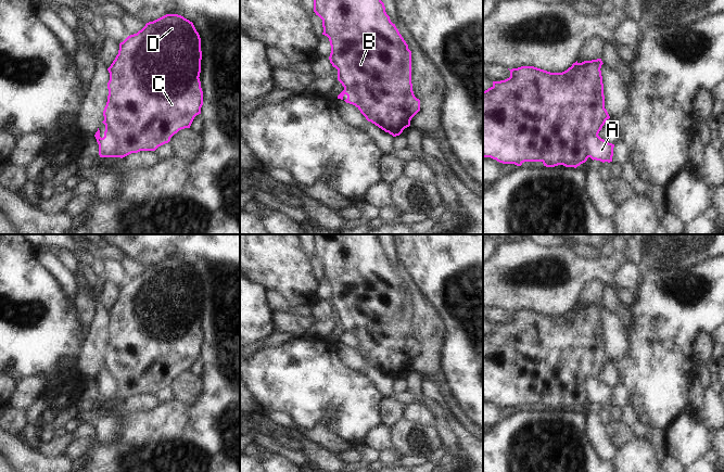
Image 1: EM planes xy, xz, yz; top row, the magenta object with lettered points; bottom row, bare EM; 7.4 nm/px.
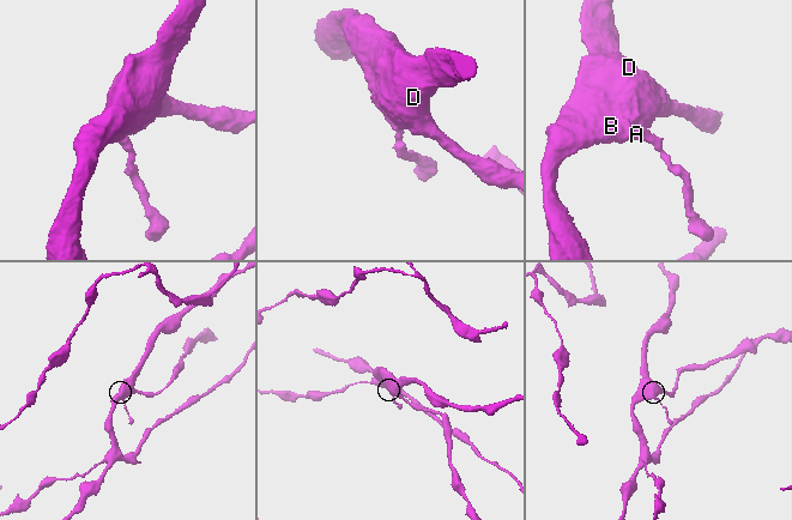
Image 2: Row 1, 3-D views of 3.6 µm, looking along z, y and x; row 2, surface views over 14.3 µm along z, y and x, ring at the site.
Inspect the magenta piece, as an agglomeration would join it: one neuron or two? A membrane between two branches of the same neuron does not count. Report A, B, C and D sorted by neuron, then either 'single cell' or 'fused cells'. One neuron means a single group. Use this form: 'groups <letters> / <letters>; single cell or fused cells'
groups A / B C D; fused cells

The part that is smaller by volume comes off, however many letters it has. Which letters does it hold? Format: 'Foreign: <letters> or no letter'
Foreign: A.

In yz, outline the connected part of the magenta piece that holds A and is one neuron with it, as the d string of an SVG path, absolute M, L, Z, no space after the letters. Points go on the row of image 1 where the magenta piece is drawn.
M592 135L587 137L586 146L593 161L612 162L614 144L605 141L599 136Z

